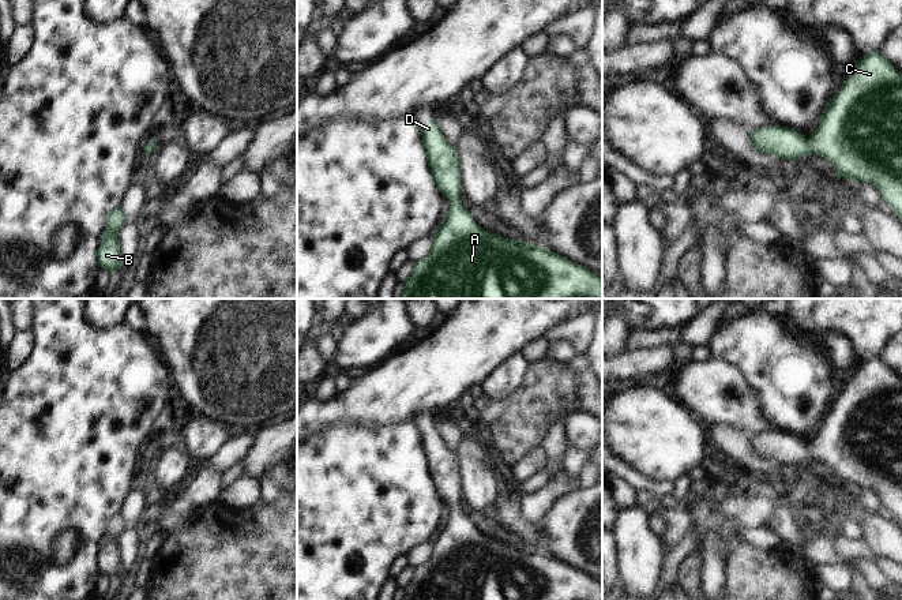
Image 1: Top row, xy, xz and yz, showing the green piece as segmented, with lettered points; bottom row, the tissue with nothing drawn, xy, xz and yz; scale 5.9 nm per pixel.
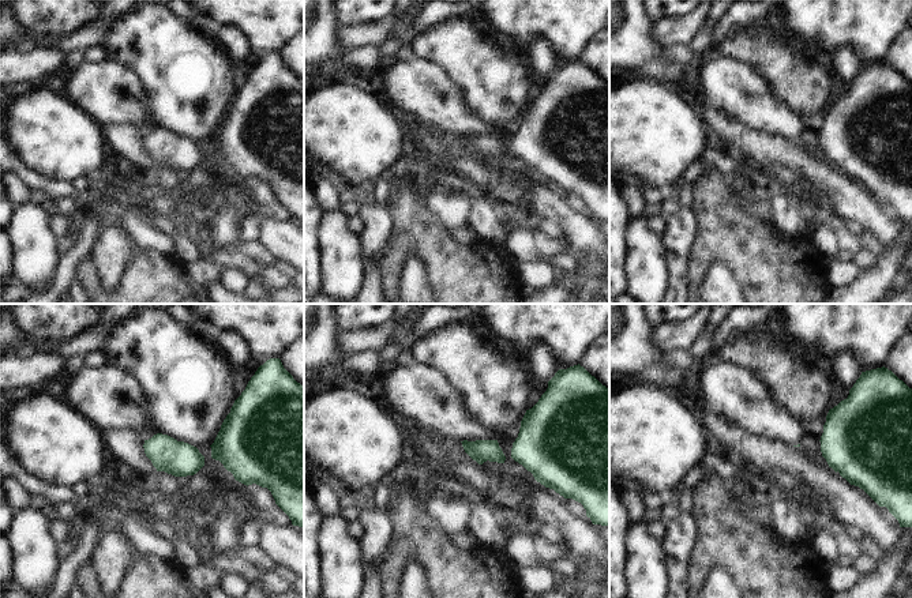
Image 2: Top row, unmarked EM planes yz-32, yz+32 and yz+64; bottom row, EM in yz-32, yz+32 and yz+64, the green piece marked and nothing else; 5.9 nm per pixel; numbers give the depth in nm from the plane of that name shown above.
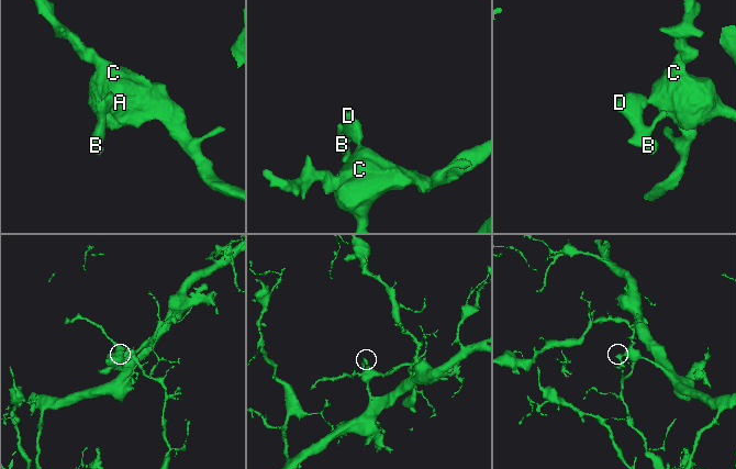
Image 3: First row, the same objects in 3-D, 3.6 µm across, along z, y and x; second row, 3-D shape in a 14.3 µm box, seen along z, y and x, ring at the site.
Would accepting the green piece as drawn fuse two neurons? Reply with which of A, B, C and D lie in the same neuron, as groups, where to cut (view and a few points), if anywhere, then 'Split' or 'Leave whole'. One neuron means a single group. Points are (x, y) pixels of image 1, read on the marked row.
Groups: A B C D. No split. Leave whole.

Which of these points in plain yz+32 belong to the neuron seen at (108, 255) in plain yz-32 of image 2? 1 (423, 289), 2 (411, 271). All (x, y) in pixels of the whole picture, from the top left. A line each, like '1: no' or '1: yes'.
1: yes
2: yes

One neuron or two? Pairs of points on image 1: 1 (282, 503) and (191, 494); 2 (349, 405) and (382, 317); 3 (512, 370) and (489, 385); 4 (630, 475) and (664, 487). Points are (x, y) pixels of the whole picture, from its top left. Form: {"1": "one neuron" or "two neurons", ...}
{"1": "two neurons", "2": "two neurons", "3": "one neuron", "4": "one neuron"}

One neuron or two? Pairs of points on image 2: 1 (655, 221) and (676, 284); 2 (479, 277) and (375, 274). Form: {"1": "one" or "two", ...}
{"1": "two", "2": "two"}

